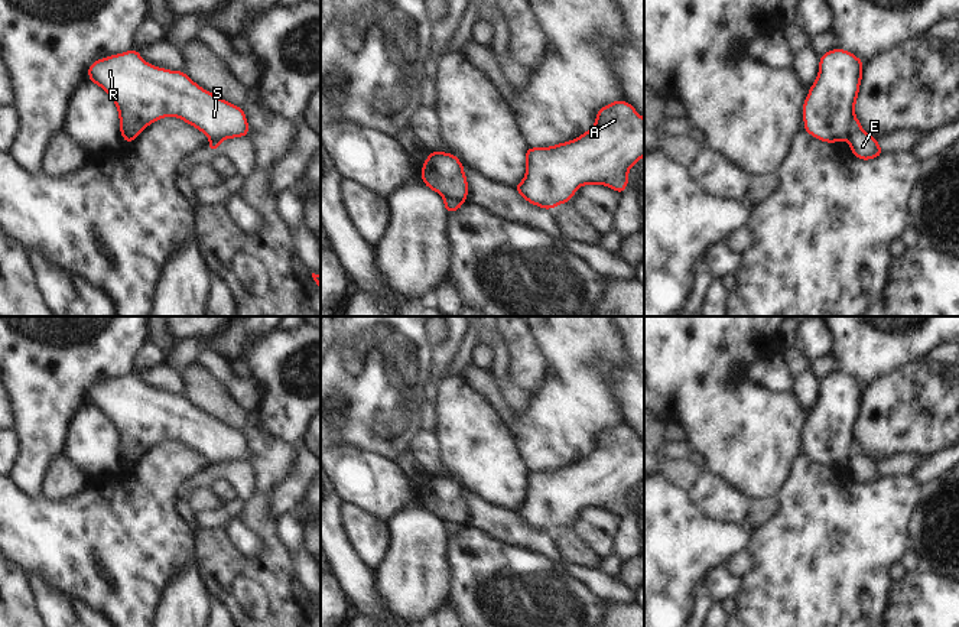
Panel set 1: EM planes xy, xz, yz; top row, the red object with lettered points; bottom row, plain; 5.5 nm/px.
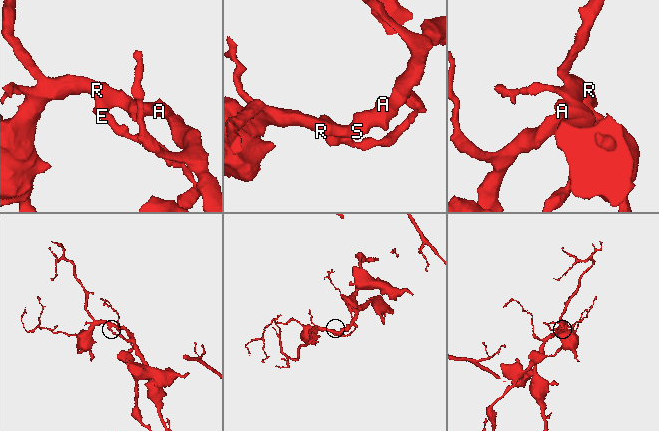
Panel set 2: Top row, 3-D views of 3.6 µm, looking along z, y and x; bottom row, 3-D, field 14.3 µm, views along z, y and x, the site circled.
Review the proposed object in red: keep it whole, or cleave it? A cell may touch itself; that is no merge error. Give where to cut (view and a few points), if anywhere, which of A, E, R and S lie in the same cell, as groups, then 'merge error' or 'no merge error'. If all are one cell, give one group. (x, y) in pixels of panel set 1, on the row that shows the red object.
yz (854, 116), (847, 139) | A R S / E | merge error

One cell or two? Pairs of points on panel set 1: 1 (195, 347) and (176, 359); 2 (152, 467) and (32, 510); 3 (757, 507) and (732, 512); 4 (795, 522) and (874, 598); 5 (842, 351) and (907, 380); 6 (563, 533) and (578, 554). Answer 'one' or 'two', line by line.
1: one
2: one
3: two
4: one
5: two
6: one

